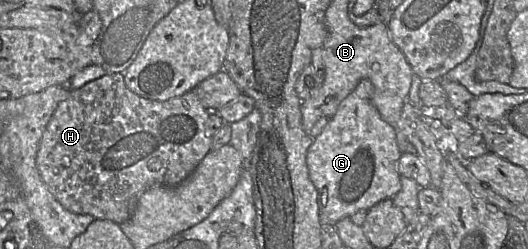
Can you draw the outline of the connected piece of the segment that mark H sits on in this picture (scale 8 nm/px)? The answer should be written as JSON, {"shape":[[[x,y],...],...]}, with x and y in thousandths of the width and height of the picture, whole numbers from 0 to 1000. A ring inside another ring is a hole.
{"shape":[[[206,293],[146,361],[134,361],[131,390],[110,422],[81,534],[68,627],[68,663],[89,755],[125,843],[142,859],[167,859],[180,880],[208,884],[231,900],[252,863],[265,787],[277,763],[292,747],[335,747],[369,683],[386,627],[400,602],[402,554],[390,538],[394,474],[396,446],[384,430],[366,361],[314,406],[284,402],[248,369],[237,341],[231,293]]]}

